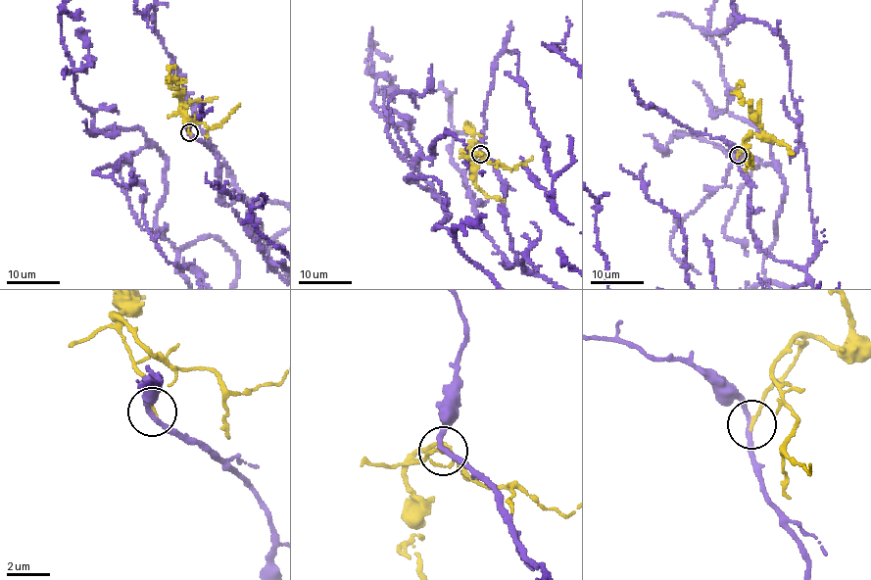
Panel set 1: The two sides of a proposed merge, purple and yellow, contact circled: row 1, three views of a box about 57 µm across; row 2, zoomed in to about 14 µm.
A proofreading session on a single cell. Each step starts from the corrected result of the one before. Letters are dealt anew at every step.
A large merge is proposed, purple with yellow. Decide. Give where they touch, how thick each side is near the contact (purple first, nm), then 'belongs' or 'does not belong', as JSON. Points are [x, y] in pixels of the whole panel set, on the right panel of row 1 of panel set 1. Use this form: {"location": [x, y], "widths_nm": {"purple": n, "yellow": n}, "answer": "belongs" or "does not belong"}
{"location": [738, 155], "widths_nm": {"purple": 200, "yellow": 160}, "answer": "belongs"}

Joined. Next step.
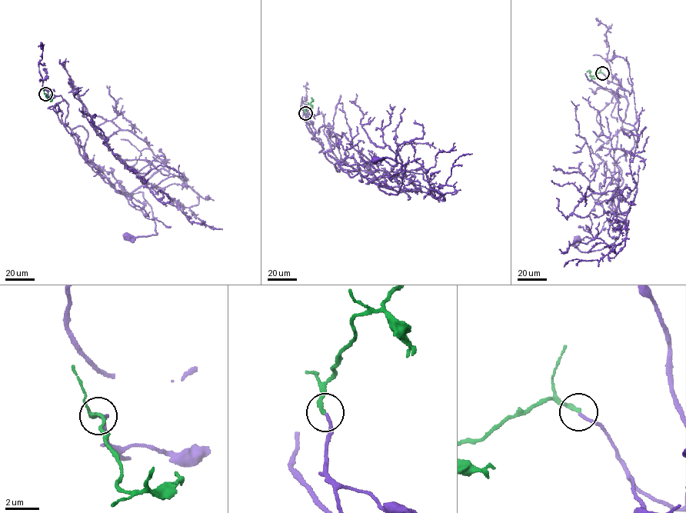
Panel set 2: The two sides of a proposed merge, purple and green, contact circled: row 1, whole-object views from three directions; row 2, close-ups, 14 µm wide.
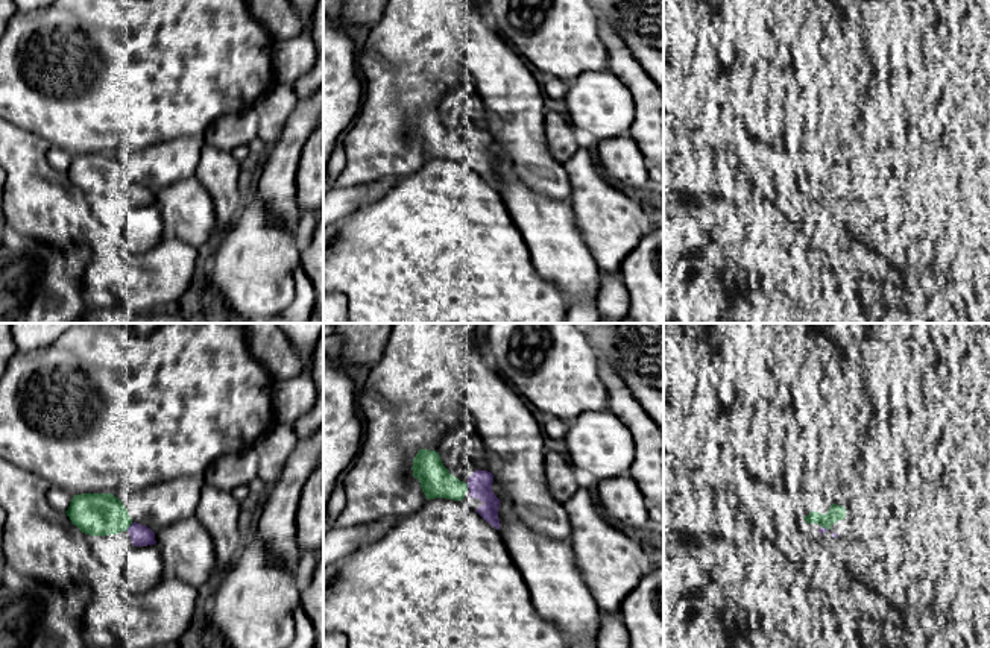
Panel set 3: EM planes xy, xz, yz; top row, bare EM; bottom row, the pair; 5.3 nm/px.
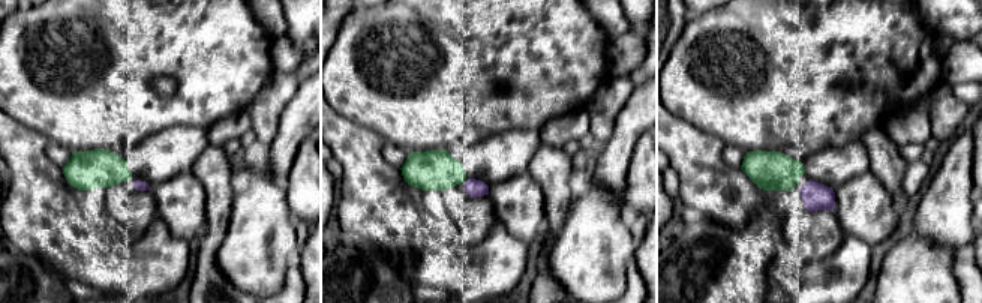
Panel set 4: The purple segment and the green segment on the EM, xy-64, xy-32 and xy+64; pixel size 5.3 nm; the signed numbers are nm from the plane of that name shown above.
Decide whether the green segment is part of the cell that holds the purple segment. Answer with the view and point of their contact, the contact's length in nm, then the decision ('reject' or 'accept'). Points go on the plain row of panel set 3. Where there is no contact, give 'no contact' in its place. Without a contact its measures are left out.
meets purple in xy at (129, 187); contact 50 nm long; accept

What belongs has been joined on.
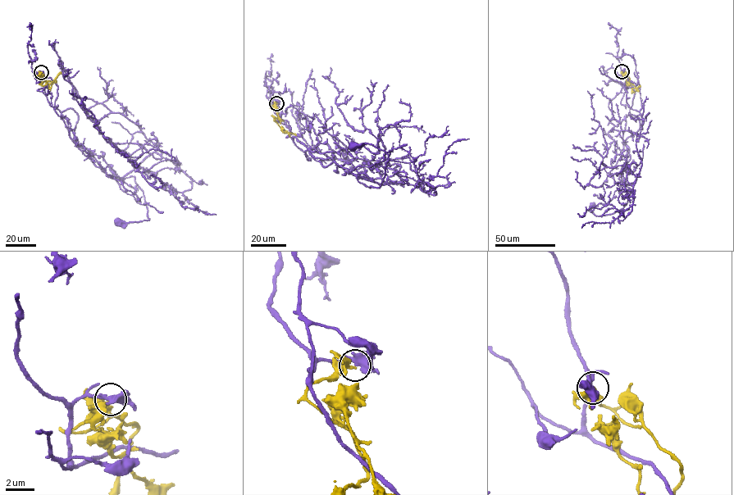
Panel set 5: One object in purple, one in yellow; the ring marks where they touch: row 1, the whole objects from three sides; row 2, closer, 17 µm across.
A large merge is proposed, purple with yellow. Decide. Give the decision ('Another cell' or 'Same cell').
Another cell

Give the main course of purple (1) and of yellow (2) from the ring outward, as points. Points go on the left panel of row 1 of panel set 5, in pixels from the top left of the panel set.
1: (41, 72), (37, 79), (57, 86), (55, 105), (73, 142), (143, 191), (149, 220), (117, 223)
2: (41, 72), (37, 75), (43, 74), (43, 82), (52, 82), (61, 72)

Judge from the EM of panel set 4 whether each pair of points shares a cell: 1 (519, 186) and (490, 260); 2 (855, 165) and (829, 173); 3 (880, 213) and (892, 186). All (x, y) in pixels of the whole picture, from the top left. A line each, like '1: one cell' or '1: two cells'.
1: two cells
2: one cell
3: two cells

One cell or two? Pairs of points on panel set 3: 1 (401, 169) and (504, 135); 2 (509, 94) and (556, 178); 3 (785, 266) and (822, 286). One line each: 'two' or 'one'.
1: two
2: one
3: one

